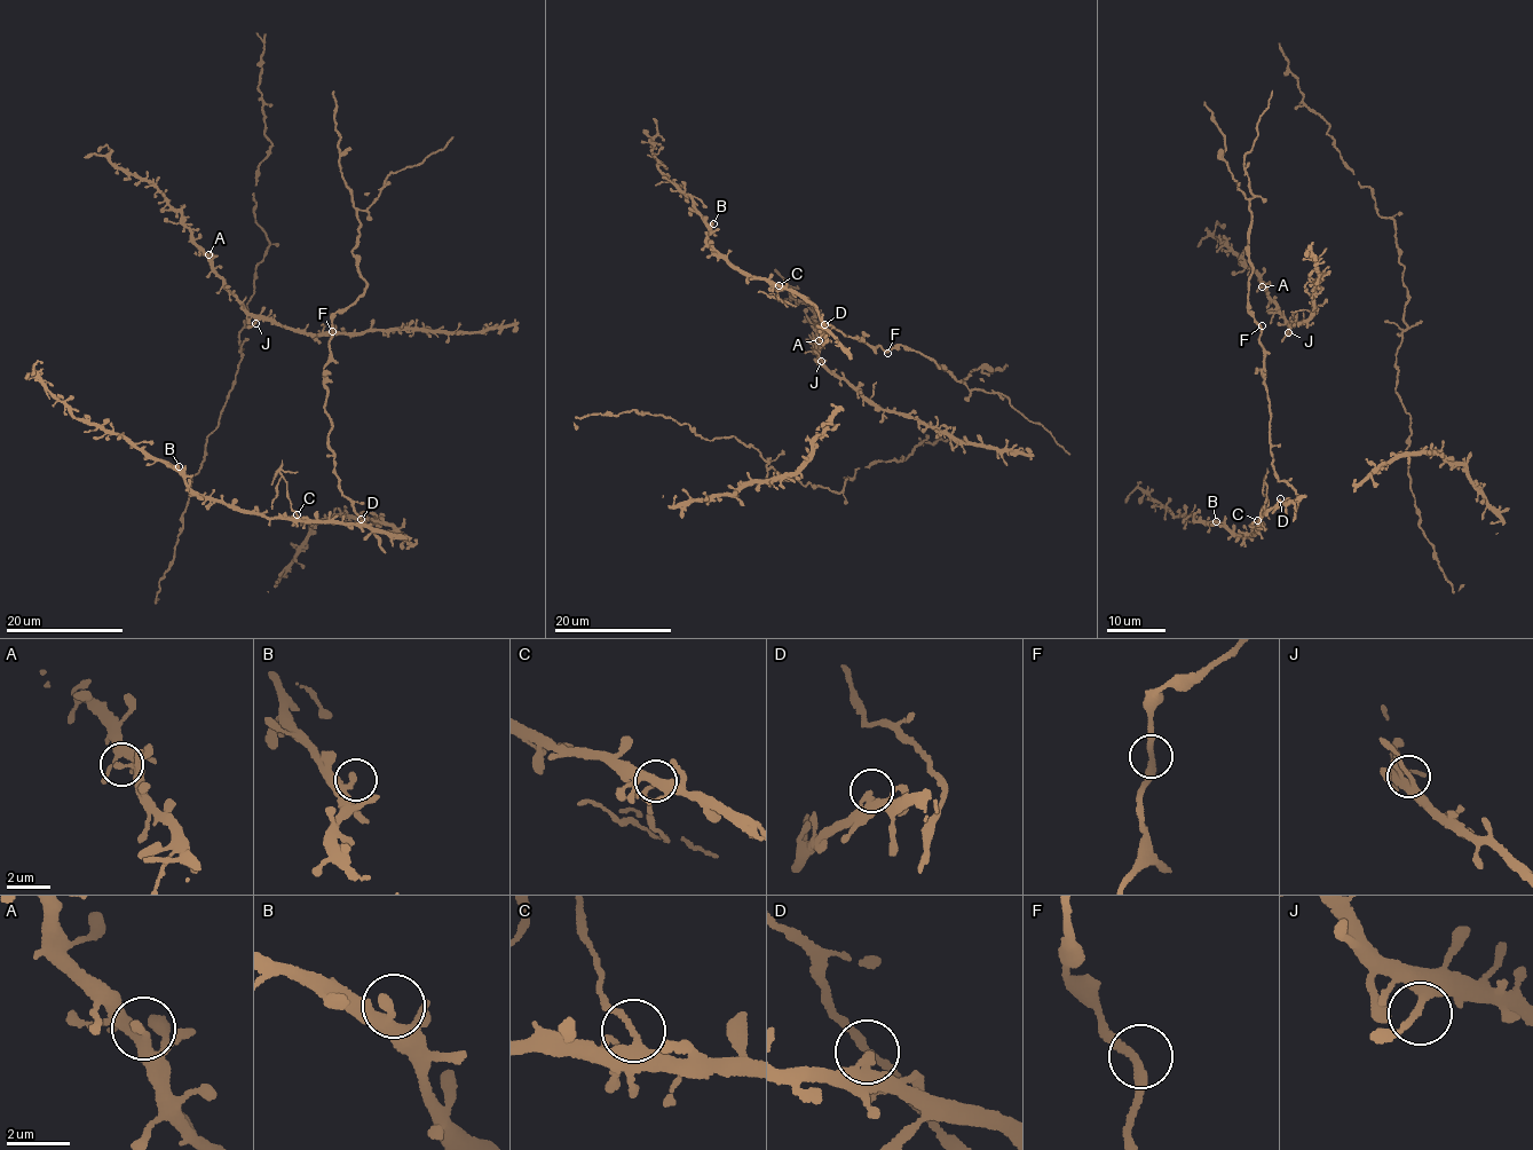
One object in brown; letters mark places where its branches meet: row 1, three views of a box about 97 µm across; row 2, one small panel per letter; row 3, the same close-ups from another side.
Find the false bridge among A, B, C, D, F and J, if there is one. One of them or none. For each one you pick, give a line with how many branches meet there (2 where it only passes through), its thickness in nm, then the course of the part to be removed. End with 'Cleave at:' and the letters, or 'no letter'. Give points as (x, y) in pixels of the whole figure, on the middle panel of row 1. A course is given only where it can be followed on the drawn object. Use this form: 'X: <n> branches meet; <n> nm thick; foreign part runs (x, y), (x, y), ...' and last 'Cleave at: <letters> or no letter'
C: 2 branches meet; 260 nm thick; foreign part runs (779, 286), (775, 291), (780, 301), (763, 291), (757, 292)
Cleave at: C

